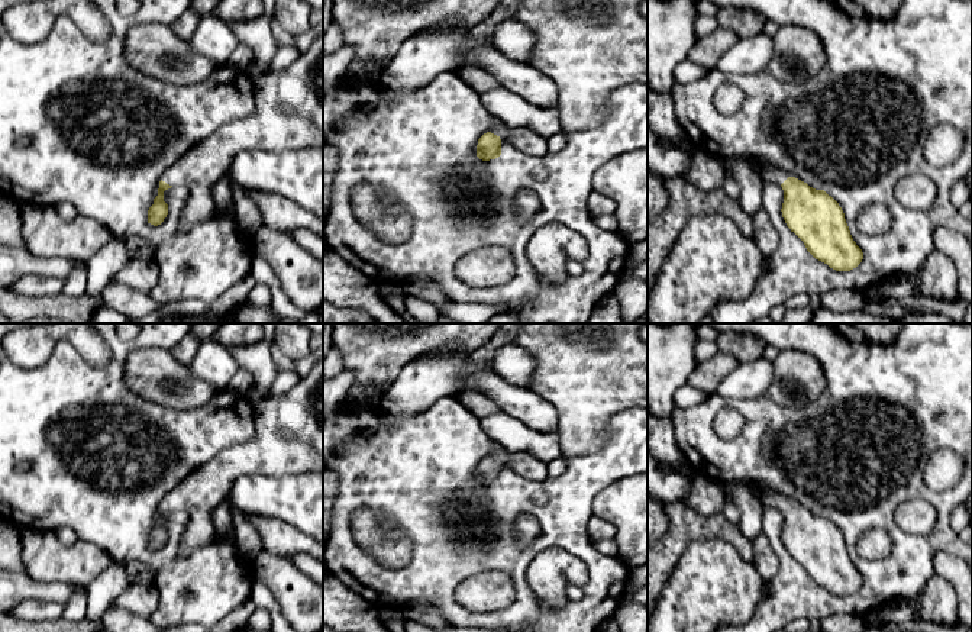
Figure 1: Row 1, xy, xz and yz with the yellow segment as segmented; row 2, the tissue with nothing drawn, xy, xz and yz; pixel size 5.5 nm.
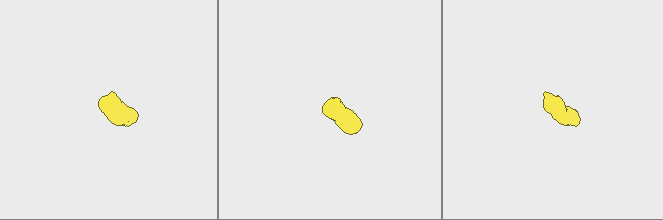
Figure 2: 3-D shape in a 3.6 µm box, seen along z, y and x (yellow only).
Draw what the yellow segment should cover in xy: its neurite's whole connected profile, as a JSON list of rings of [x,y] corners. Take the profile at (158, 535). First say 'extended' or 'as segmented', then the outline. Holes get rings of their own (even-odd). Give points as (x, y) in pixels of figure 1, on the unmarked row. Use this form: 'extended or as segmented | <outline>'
extended | [[[323,358],[285,394],[269,394],[254,403],[255,432],[251,439],[223,449],[197,467],[175,486],[159,506],[158,520],[148,535],[148,548],[158,551],[168,539],[164,516],[183,512],[188,516],[181,554],[207,546],[216,538],[213,510],[229,496],[243,475],[288,477],[323,471]]]

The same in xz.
extended | [[[495,444],[490,457],[478,464],[477,481],[482,486],[495,484],[501,480],[501,468],[508,467],[529,480],[545,480],[548,464],[526,451],[510,452]]]

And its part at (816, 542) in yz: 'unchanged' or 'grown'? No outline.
grown

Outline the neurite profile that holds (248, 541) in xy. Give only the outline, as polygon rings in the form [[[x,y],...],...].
[[[233,490],[226,497],[232,504],[232,520],[235,526],[235,541],[240,557],[252,561],[262,549],[262,541],[254,525],[246,519],[242,506],[235,500]]]

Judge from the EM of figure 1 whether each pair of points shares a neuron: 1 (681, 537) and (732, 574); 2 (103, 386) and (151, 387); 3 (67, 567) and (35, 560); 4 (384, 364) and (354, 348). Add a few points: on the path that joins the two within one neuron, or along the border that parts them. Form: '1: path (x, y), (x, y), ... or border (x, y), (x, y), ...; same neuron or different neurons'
1: border (725, 539), (693, 541), (671, 570); different neurons
2: border (132, 351), (125, 364), (123, 383), (154, 402); different neurons
3: path (60, 564), (42, 560); same neuron
4: path (377, 357), (368, 348), (361, 348); same neuron

